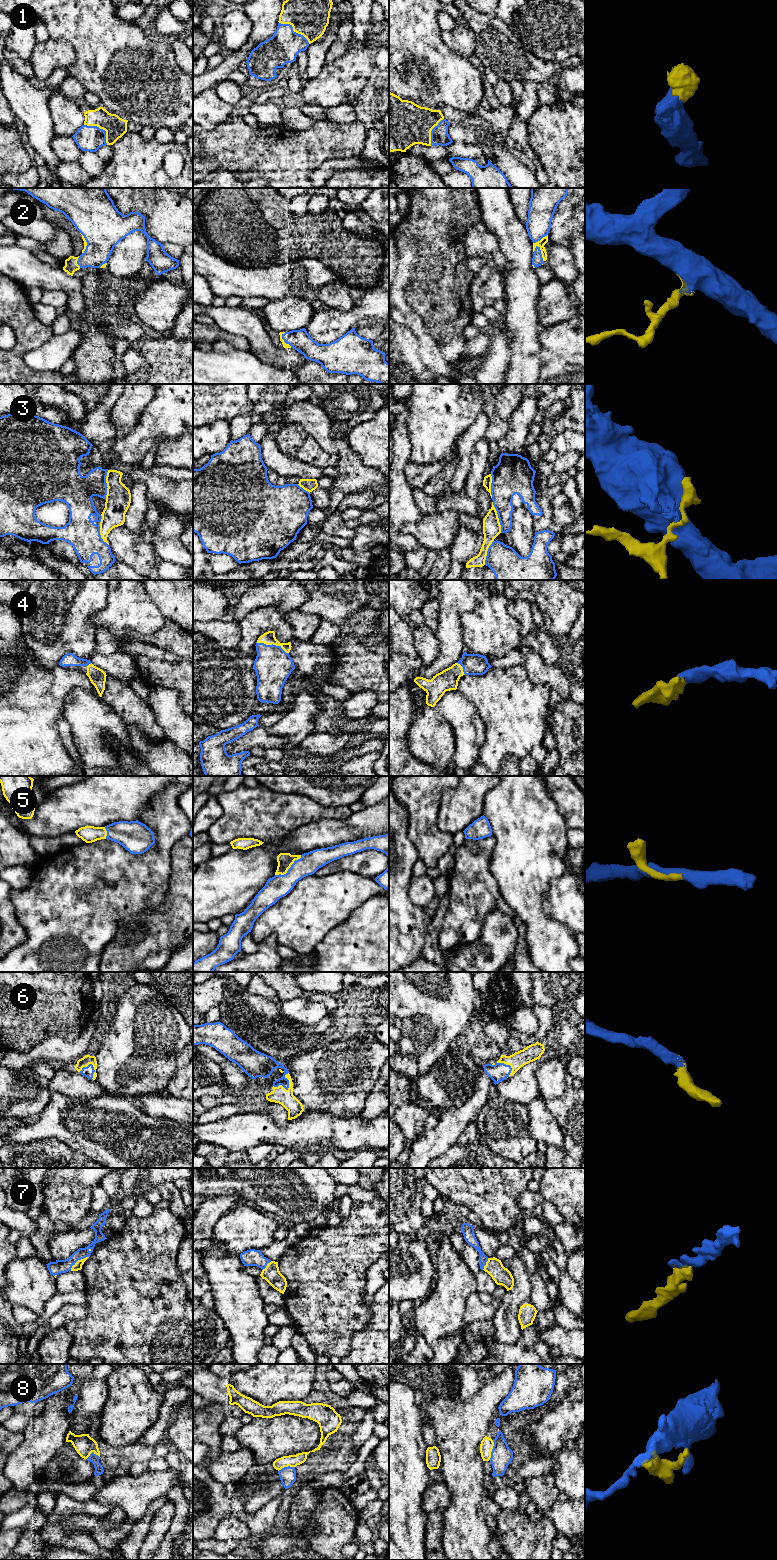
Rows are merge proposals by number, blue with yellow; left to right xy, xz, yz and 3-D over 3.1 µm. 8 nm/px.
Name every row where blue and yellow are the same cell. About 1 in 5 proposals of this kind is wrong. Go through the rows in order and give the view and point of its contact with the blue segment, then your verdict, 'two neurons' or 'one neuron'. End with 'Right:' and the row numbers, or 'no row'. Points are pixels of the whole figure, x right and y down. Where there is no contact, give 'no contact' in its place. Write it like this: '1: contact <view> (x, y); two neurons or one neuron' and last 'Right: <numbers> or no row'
1: contact xz (293, 31); one neuron
2: contact yz (540, 253); one neuron
3: contact yz (498, 517); two neurons
4: contact xz (273, 645); one neuron
5: contact xz (289, 868); one neuron
6: contact xz (288, 1087); one neuron
7: contact xy (78, 1259); one neuron
8: contact yz (492, 1450); two neurons
Right: 1, 2, 4, 5, 6, 7

